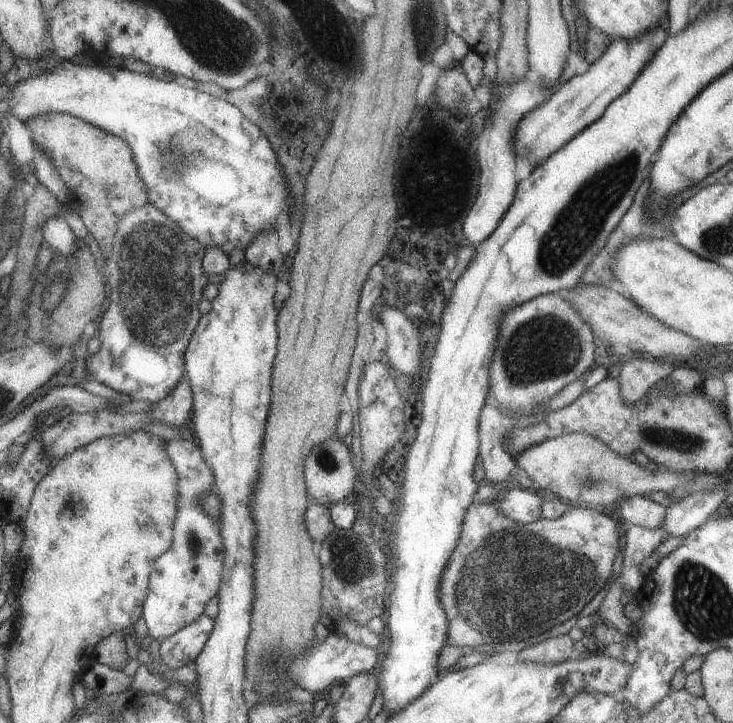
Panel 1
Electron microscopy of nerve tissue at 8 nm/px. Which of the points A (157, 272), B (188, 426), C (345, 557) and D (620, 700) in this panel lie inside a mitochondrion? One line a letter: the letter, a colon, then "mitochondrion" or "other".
A: mitochondrion
B: other
C: mitochondrion
D: other

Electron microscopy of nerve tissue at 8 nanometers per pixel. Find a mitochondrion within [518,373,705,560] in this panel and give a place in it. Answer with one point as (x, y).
(593, 481)

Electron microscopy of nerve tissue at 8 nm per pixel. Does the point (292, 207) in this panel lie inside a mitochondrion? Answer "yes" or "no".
no

